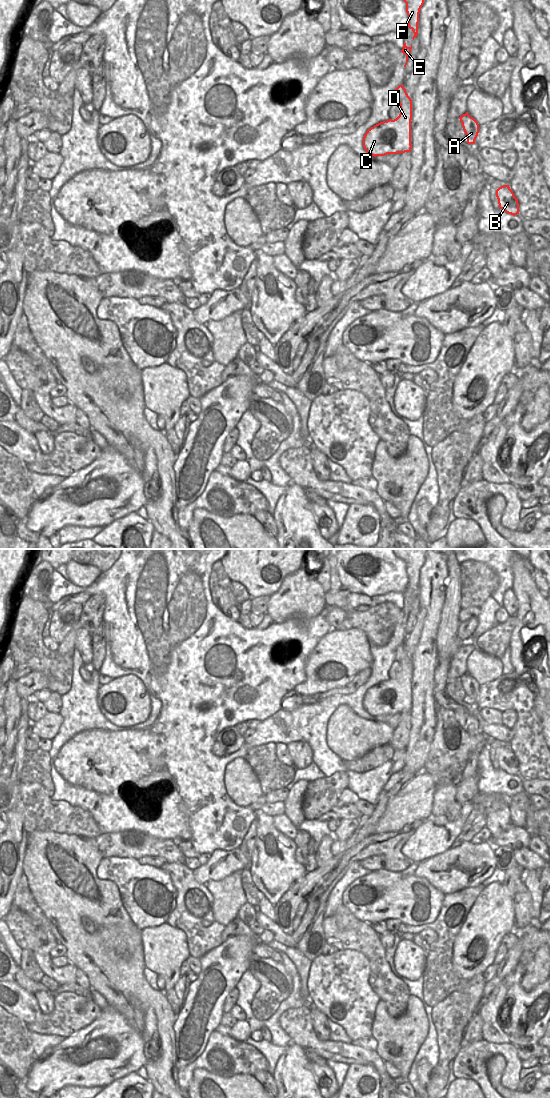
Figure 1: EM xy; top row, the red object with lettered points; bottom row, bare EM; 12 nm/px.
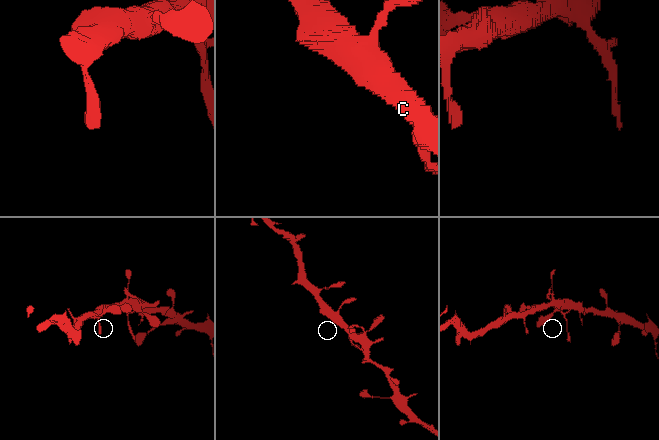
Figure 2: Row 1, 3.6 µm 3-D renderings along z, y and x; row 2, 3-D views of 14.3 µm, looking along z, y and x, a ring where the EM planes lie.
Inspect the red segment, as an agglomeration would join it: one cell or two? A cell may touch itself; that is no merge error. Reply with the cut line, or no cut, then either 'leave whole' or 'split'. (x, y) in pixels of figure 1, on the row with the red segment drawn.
no cut | leave whole

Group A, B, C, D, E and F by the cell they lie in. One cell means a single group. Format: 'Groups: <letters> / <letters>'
Groups: A B C D E F

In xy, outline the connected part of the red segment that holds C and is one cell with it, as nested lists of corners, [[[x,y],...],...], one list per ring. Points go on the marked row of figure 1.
[[[403,85],[395,91],[400,105],[399,116],[374,125],[363,137],[365,151],[374,157],[411,152],[412,100]]]

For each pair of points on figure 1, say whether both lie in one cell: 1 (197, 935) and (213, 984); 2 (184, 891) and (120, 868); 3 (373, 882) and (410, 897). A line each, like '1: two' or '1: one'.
1: two
2: two
3: one

